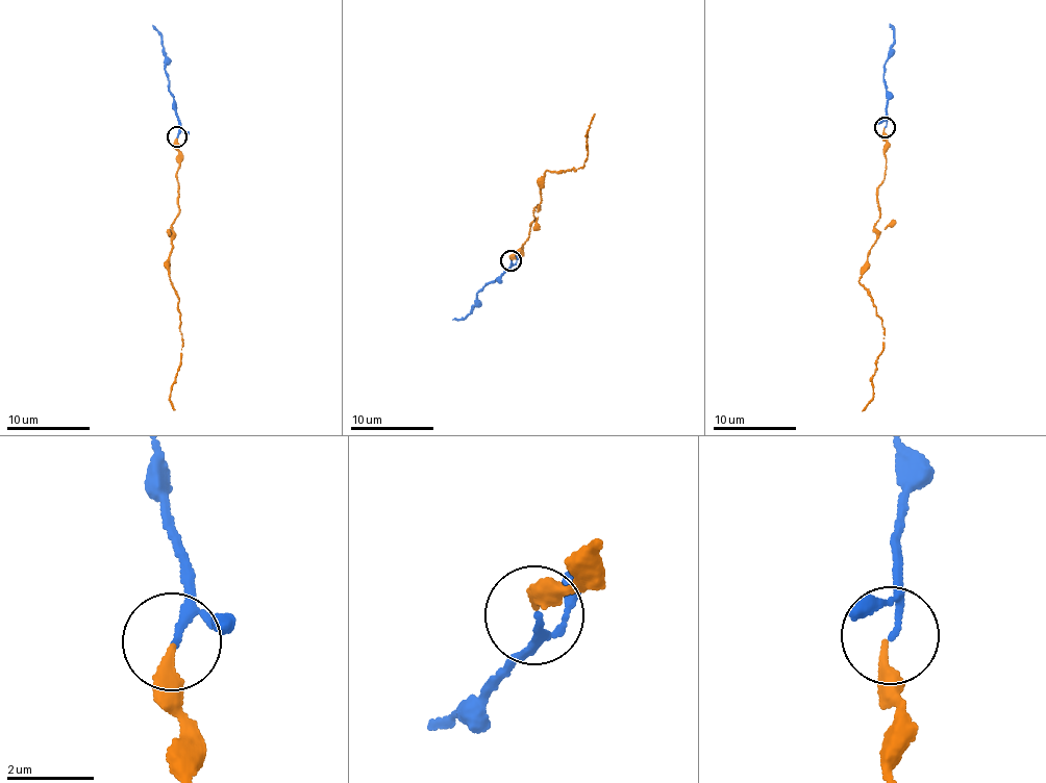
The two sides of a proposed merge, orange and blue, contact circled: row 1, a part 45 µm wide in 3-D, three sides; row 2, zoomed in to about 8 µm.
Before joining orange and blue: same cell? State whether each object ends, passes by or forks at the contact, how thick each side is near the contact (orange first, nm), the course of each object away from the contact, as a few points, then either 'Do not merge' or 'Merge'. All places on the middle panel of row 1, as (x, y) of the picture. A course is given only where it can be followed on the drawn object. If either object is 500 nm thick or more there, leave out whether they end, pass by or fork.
At the ring orange ends. At the ring blue passes by. Thickness 260 nm (orange) against 110 nm. Course of orange: (512, 259), (537, 219), (532, 212), (548, 170), (570, 171), (588, 158), (596, 114). Course of blue: (511, 260), (499, 280), (488, 282), (480, 289), (470, 312), (452, 320). Merge

